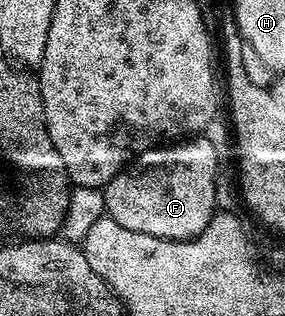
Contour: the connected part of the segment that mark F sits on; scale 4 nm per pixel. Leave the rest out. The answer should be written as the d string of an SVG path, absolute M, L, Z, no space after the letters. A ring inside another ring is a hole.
M192 137L142 152L103 188L107 218L118 221L118 225L126 229L134 229L134 233L150 233L150 237L193 239L201 235L218 211L216 162L217 153L203 137Z

